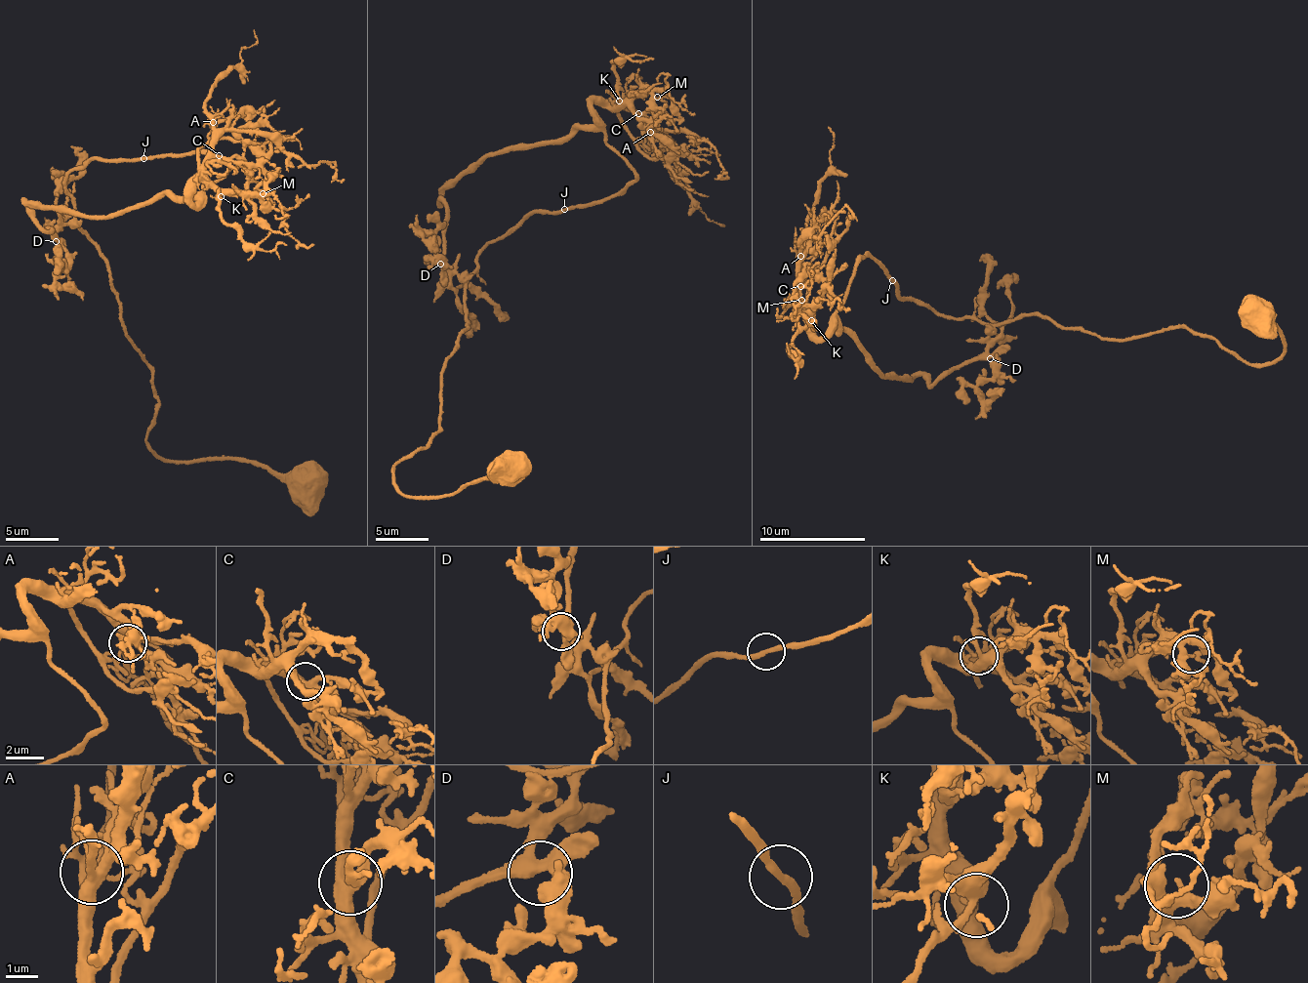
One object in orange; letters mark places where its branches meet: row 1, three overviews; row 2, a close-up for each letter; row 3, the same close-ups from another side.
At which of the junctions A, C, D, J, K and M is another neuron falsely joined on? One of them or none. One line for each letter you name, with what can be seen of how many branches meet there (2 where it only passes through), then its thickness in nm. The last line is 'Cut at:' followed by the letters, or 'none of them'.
Cut at: none of them

